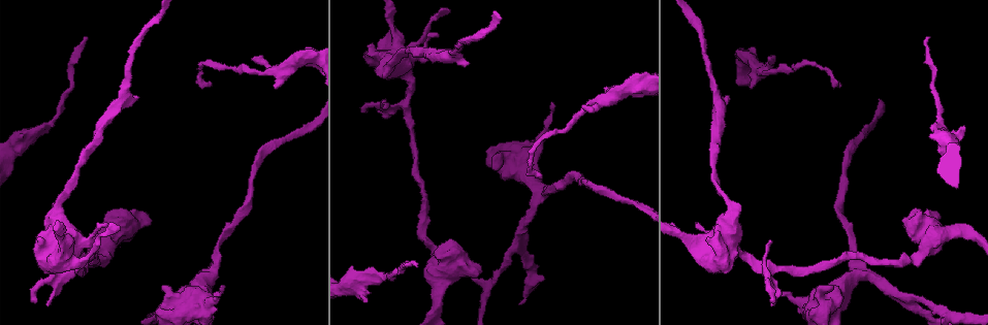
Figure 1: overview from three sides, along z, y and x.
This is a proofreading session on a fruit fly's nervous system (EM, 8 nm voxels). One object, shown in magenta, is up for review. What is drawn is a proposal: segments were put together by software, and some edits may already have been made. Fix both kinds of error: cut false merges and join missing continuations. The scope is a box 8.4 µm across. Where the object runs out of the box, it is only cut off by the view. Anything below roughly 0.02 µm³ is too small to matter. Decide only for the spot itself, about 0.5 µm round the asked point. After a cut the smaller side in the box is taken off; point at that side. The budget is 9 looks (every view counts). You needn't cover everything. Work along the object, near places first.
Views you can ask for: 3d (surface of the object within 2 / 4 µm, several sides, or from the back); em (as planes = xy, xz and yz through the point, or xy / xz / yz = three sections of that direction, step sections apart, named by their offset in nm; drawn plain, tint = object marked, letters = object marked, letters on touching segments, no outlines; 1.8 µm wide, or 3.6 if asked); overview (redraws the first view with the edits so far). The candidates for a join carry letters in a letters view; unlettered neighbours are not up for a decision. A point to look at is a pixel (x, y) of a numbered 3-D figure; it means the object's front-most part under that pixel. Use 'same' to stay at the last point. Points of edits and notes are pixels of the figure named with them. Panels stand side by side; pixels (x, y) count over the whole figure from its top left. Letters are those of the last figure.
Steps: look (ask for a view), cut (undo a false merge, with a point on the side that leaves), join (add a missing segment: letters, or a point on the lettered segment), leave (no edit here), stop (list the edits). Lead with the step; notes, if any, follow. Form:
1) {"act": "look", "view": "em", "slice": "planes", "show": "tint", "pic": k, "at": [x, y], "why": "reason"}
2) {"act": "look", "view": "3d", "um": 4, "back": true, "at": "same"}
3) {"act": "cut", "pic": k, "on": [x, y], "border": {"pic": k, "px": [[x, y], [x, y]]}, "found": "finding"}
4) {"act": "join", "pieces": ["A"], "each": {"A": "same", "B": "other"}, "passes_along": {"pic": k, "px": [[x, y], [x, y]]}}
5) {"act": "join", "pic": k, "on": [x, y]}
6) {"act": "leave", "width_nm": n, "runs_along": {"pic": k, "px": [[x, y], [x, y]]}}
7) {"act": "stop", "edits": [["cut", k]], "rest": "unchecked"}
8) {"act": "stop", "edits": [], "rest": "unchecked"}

{"act": "look", "view": "em", "um": 3.6, "slice": "planes", "show": "letters", "pic": 1, "at": [161, 286]}

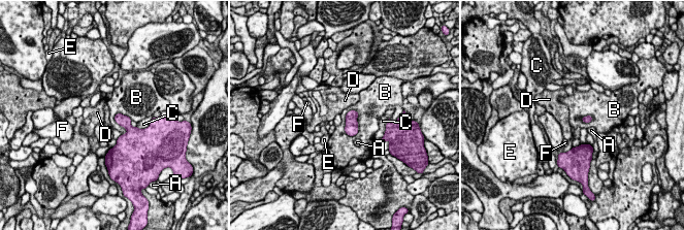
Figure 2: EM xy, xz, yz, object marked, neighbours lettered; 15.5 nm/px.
{"act": "leave", "each": {"A": "other", "B": "other", "C": "other", "D": "other", "E": "other", "F": "other"}, "border": {"pic": 2, "px": [[355, 109], [346, 116], [349, 136]]}, "found": "none of them fits"}

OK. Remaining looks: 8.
{"act": "look", "view": "3d", "um": 2, "pic": 1, "at": [840, 86], "why": "free end"}

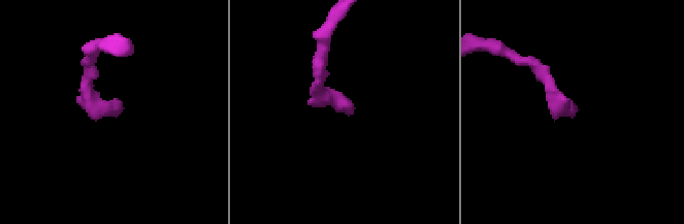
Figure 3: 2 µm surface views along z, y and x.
{"act": "look", "view": "em", "slice": "planes", "show": "letters", "pic": 3, "at": [576, 109]}

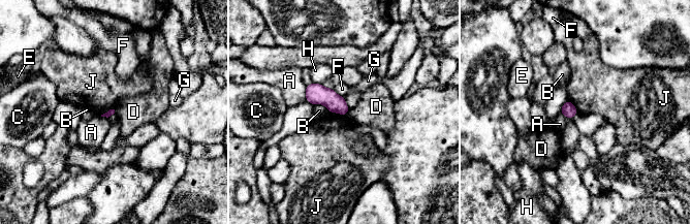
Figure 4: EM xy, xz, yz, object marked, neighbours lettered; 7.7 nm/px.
{"act": "leave", "longest_contact_nm": ["J", 140], "each": {"A": "other", "B": "other", "C": "other", "D": "other", "E": "other", "F": "other", "G": "other", "H": "other", "J": "other"}, "found": "none of them fits"}

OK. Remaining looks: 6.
{"act": "look", "view": "3d", "um": 4, "pic": 1, "at": [252, 59], "why": "an open end"}

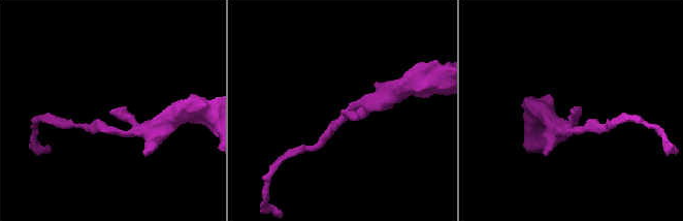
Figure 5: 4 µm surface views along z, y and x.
{"act": "look", "view": "em", "slice": "planes", "show": "letters", "pic": 5, "at": [112, 111]}

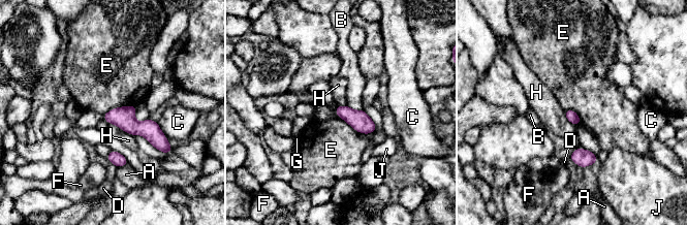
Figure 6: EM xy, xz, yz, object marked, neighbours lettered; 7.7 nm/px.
{"act": "leave", "longest_contact_nm": ["E", 360], "each": {"A": "other", "B": "other", "C": "other", "D": "other", "E": "other", "F": "other", "G": "other", "H": "other", "J": "other"}, "runs_along": {"pic": 6, "px": [[106, 117], [145, 128], [162, 146]]}, "found": "none of them fits"}

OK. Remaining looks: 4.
{"act": "look", "view": "3d", "um": 4, "back": true, "pic": 1, "at": [436, 35], "why": "tapers out"}

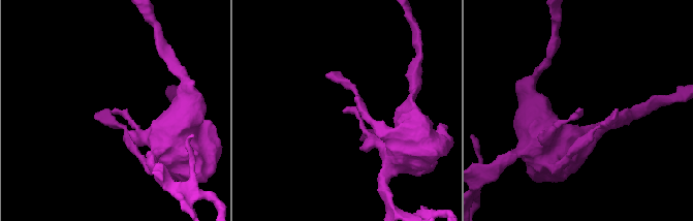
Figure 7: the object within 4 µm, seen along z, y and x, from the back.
{"act": "look", "view": "em", "slice": "yz", "step": 8, "show": "letters", "pic": 7, "at": [114, 111]}

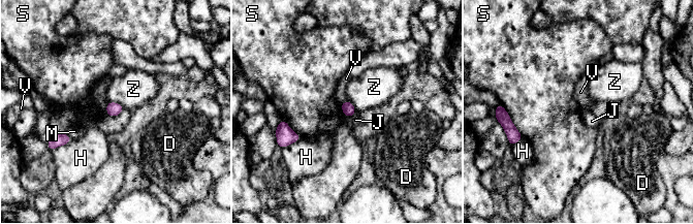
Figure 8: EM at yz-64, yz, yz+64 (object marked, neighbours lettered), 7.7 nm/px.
{"act": "look", "view": "em", "slice": "planes", "show": "letters", "at": "same", "why": "cut it another way"}

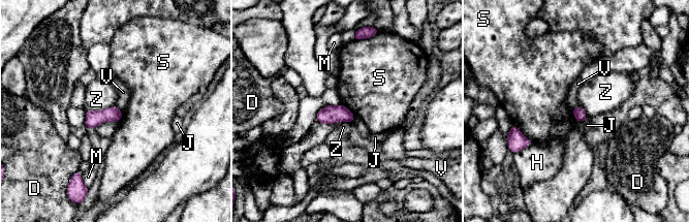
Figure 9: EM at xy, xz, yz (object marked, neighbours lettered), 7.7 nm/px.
{"act": "leave", "width_nm": 100, "each": {"D": "other", "H": "other", "J": "other", "M": "other", "S": "other", "V": "other", "Z": "other"}, "border": {"pic": 9, "px": [[115, 105], [121, 112]]}, "found": "none of them fits"}

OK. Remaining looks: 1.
{"act": "stop", "edits": [], "rest": "unchecked"}

